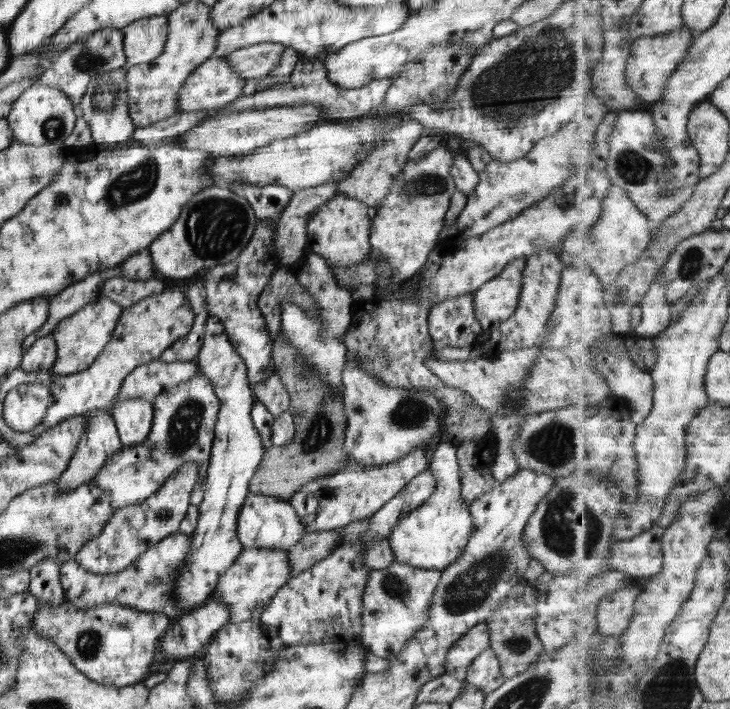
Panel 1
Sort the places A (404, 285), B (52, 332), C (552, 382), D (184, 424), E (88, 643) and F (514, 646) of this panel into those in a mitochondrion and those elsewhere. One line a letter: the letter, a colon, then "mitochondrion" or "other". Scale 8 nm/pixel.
A: other
B: other
C: other
D: mitochondrion
E: mitochondrion
F: mitochondrion

